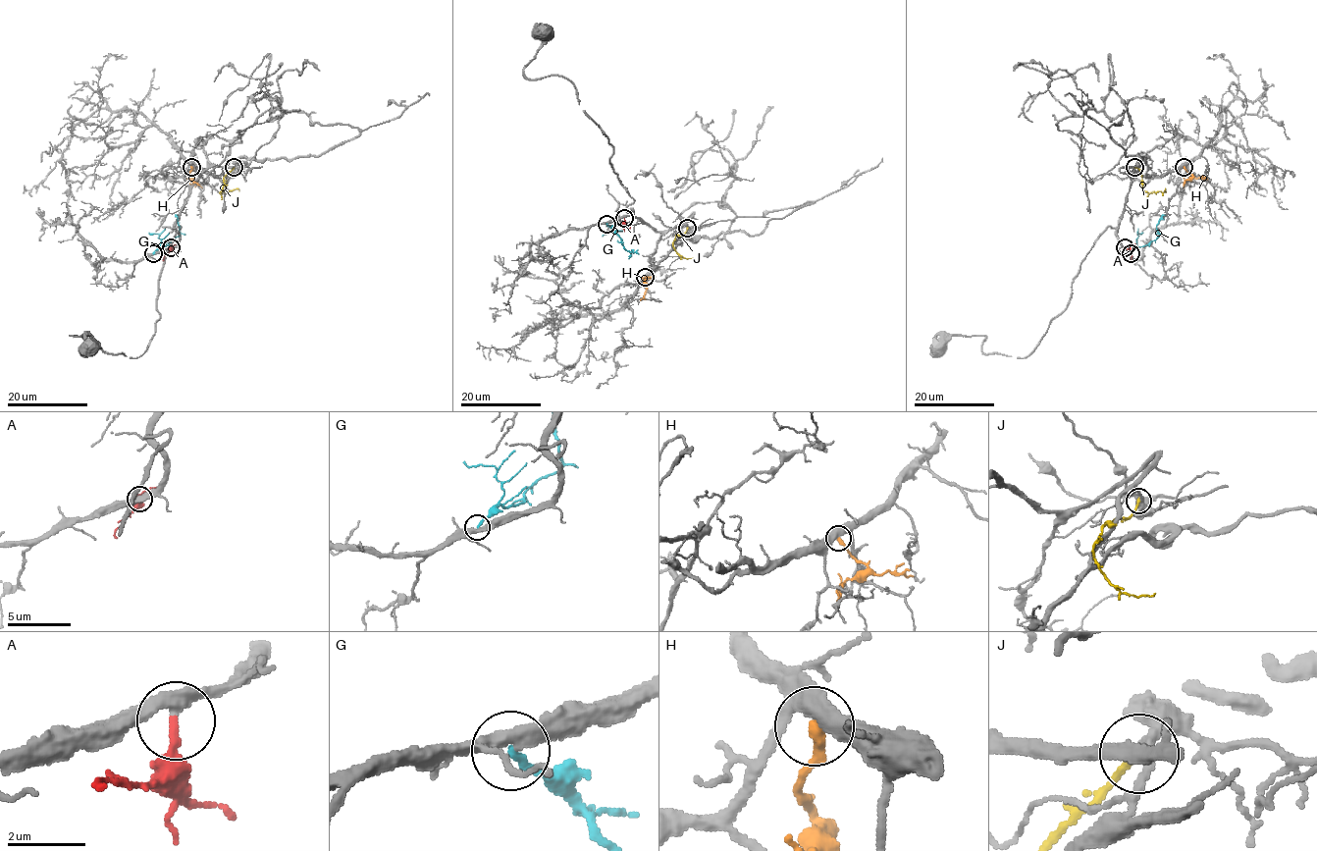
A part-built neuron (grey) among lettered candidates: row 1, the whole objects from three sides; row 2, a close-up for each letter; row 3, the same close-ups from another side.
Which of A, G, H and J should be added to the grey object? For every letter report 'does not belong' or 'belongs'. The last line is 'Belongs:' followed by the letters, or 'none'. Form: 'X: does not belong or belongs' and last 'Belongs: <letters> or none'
A: belongs
G: does not belong
H: does not belong
J: does not belong
Belongs: A

